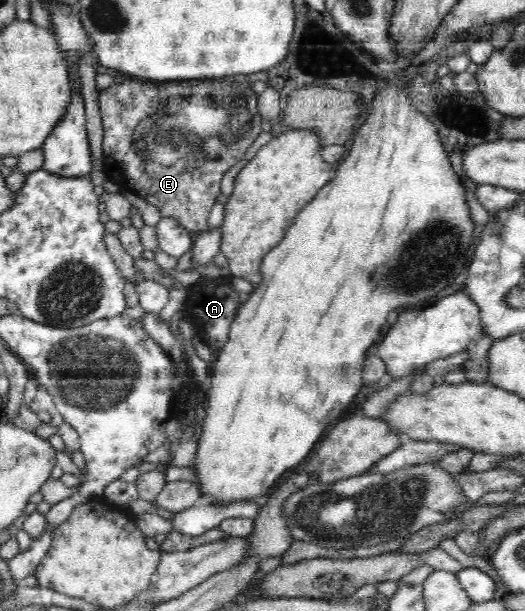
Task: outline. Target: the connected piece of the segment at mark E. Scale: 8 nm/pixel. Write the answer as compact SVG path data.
M227 75L213 81L149 79L132 77L98 90L104 129L103 171L109 180L157 207L161 217L177 218L192 233L199 233L207 227L207 217L221 193L219 185L225 172L243 159L249 146L255 145L259 133L269 129L268 120L259 115L260 94L253 93L253 83L245 81L247 77Z

